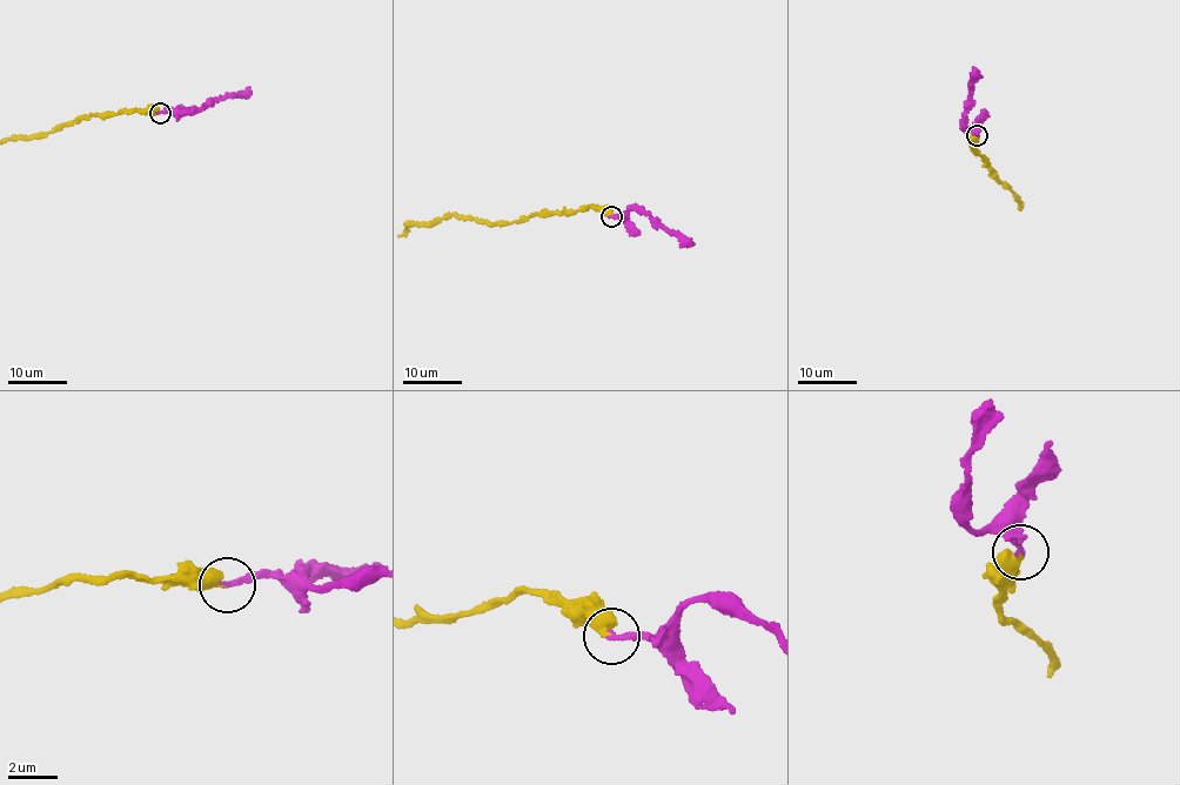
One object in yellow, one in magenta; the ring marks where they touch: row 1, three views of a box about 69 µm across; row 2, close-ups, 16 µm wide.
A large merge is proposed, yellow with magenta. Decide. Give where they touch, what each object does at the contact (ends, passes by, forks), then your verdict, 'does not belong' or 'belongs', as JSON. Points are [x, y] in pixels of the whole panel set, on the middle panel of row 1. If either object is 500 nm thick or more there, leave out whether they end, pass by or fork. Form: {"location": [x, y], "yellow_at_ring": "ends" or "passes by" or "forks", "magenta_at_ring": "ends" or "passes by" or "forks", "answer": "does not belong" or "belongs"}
{"location": [611, 216], "yellow_at_ring": "ends", "magenta_at_ring": "ends", "answer": "belongs"}

